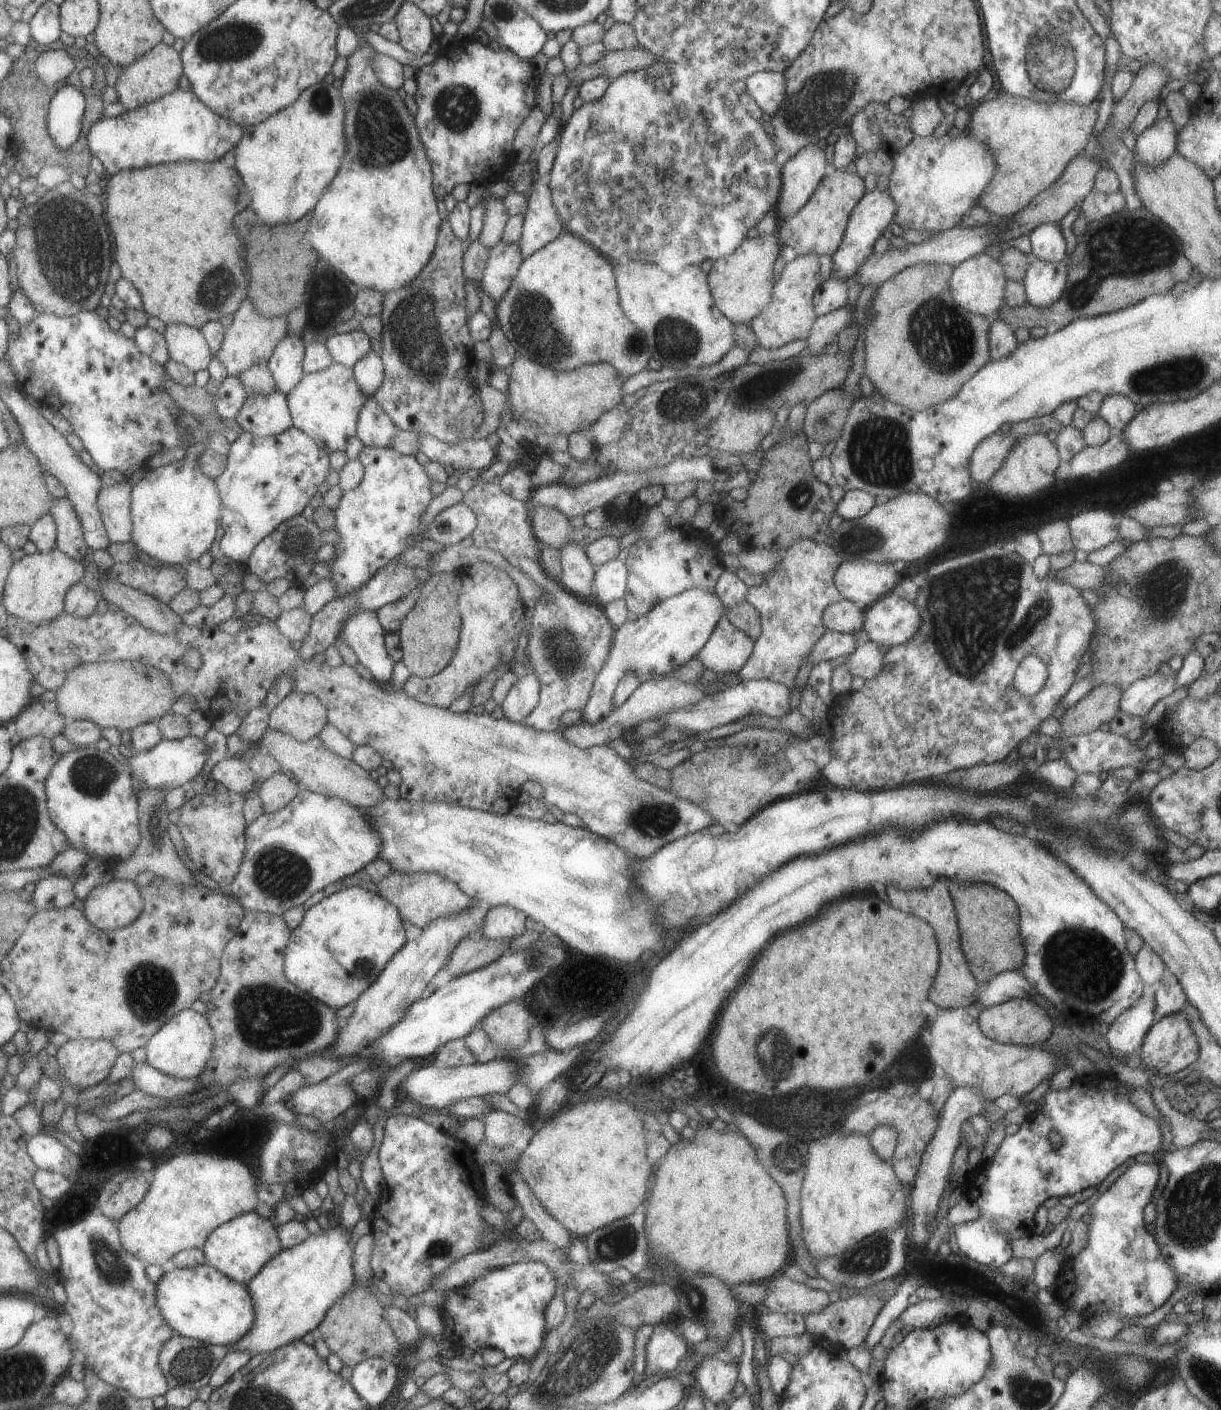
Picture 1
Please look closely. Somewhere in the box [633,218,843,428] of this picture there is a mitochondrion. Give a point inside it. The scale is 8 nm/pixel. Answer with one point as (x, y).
(674, 341)

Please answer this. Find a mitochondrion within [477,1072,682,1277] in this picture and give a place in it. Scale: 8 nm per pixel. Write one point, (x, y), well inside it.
(620, 1242)

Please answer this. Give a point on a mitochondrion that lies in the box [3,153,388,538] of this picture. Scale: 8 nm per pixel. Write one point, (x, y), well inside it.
(74, 244)

